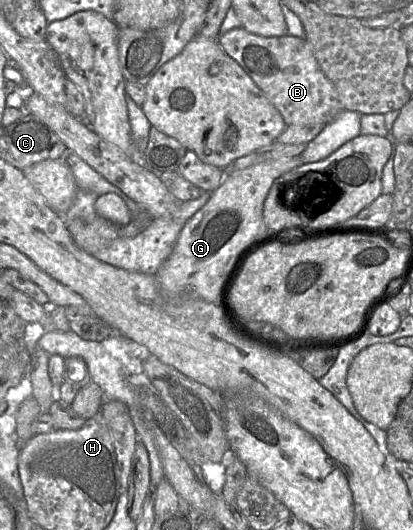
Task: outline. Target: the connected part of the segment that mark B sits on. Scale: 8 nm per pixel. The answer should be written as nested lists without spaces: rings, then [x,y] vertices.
[[[241,26],[233,28],[222,35],[219,33],[218,43],[253,79],[256,85],[280,112],[287,126],[327,125],[340,112],[345,110],[339,100],[335,86],[321,70],[305,38],[291,35],[264,37],[253,34]]]

